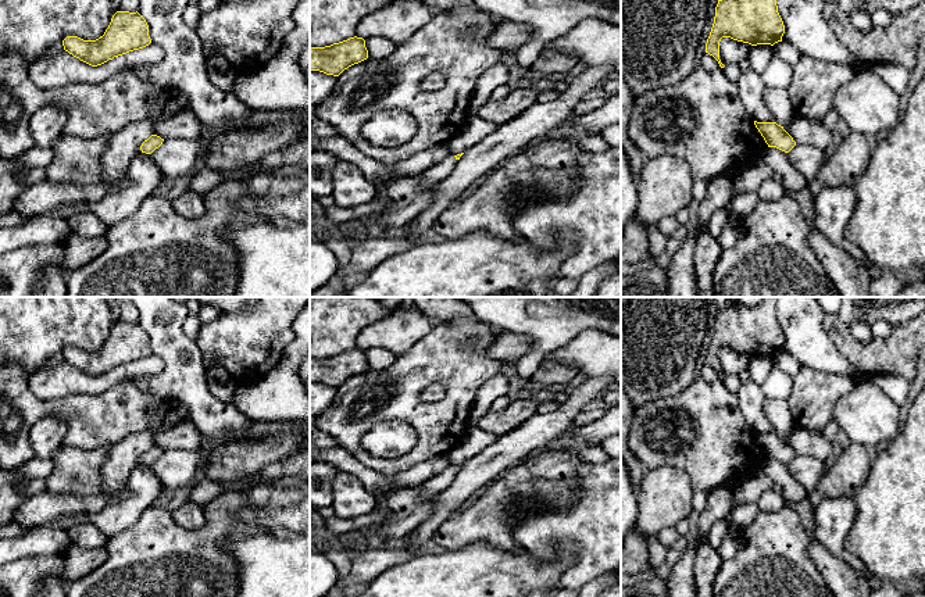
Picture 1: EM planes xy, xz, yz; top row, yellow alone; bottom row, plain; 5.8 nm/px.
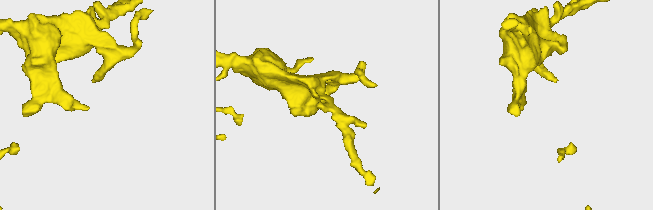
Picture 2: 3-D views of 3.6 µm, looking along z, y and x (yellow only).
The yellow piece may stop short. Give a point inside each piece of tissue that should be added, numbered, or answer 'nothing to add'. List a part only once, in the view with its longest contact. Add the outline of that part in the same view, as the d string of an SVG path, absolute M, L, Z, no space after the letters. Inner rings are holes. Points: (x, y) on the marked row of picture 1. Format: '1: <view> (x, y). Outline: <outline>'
1: xz (436, 174). Outline: M449 154L439 164L422 174L421 187L442 182L453 172L456 162L456 157L453 154Z

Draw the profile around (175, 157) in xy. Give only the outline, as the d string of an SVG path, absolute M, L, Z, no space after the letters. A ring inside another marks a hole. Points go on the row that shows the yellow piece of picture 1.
M167 139L150 155L162 178L189 176L206 153L206 140Z

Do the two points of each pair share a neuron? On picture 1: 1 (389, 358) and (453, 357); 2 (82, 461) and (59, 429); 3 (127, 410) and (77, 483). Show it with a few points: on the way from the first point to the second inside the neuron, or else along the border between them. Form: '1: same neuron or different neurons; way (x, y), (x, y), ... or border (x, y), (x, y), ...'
1: different neurons; border (396, 357), (381, 370), (368, 368)
2: different neurons; border (61, 446), (50, 457)
3: different neurons; border (111, 444), (92, 449), (68, 447)

